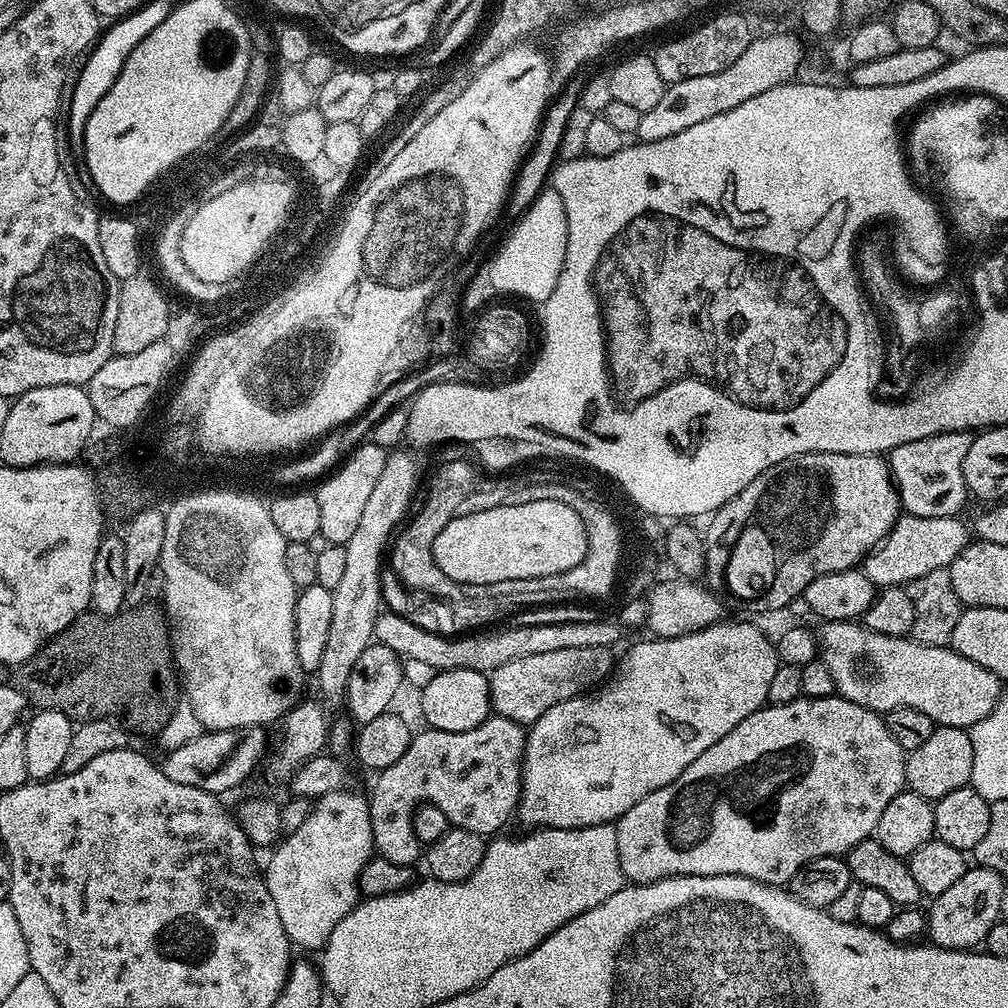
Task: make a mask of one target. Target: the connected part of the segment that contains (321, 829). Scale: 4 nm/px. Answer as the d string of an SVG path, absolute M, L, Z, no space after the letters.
M352 791L330 792L319 797L311 805L306 822L298 830L287 833L268 860L266 879L270 898L274 898L278 918L282 918L289 941L297 949L323 949L334 926L361 899L360 878L368 861L373 859L374 849L368 796Z

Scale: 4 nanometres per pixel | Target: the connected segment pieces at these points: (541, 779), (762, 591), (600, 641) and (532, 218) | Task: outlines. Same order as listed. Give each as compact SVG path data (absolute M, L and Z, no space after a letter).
M721 622L685 636L675 636L669 640L647 639L638 641L624 657L619 657L607 683L585 695L572 697L568 701L558 702L556 706L551 706L550 710L546 710L527 729L524 759L520 769L518 820L529 824L527 826L529 829L581 828L582 826L611 824L619 820L622 814L626 814L626 810L630 810L630 806L634 806L634 802L642 802L642 798L646 798L646 794L654 794L654 790L662 790L662 786L674 782L674 778L678 778L678 774L682 774L682 770L686 770L686 766L690 766L690 762L694 762L694 758L698 758L698 754L702 754L702 750L710 750L710 746L714 746L714 742L726 738L726 734L730 734L730 730L734 730L734 726L738 726L738 722L742 722L742 718L750 718L750 714L754 714L759 708L768 704L770 681L780 669L781 663L776 656L775 643L770 636L768 640L767 634L758 625Z
M811 452L810 454L798 454L789 460L778 462L770 466L746 490L742 490L731 500L726 502L707 521L708 533L703 533L704 541L704 574L703 579L713 594L720 597L725 605L733 604L744 612L776 612L779 608L787 606L791 600L799 601L803 597L806 586L814 582L814 578L822 578L822 574L834 574L847 568L857 567L863 557L867 556L881 540L888 537L888 532L900 519L902 509L900 506L900 494L896 490L895 481L892 478L888 461L880 454L842 454L841 452Z
M384 610L376 616L373 639L390 647L403 659L425 661L437 671L454 668L469 668L491 674L500 666L516 658L534 654L545 654L552 650L577 649L579 647L600 646L612 648L615 640L622 634L619 623L612 620L568 620L565 624L524 624L521 628L504 628L501 632L484 630L481 636L460 634L456 637L443 635L424 629L413 619L395 612Z
M545 188L525 211L494 258L485 267L489 287L506 294L516 294L528 300L543 302L553 293L564 264L568 241L568 223L561 195Z

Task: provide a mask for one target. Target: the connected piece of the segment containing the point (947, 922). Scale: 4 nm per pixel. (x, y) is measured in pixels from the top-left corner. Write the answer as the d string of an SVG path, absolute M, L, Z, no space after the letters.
M981 866L969 867L968 871L962 874L962 878L958 882L954 882L954 886L950 886L950 890L946 890L946 894L935 897L931 901L932 909L927 909L926 912L926 936L932 939L929 941L935 947L949 948L959 952L983 945L986 934L990 934L990 930L1001 919L1000 907L1004 887L1006 887L1005 877L996 869Z

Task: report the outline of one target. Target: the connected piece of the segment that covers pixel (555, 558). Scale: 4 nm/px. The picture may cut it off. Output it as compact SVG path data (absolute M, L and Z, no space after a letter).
M527 498L521 504L505 502L478 514L456 515L434 538L434 562L446 578L455 584L487 584L493 586L507 579L539 578L571 570L586 558L588 531L584 520L566 502Z

